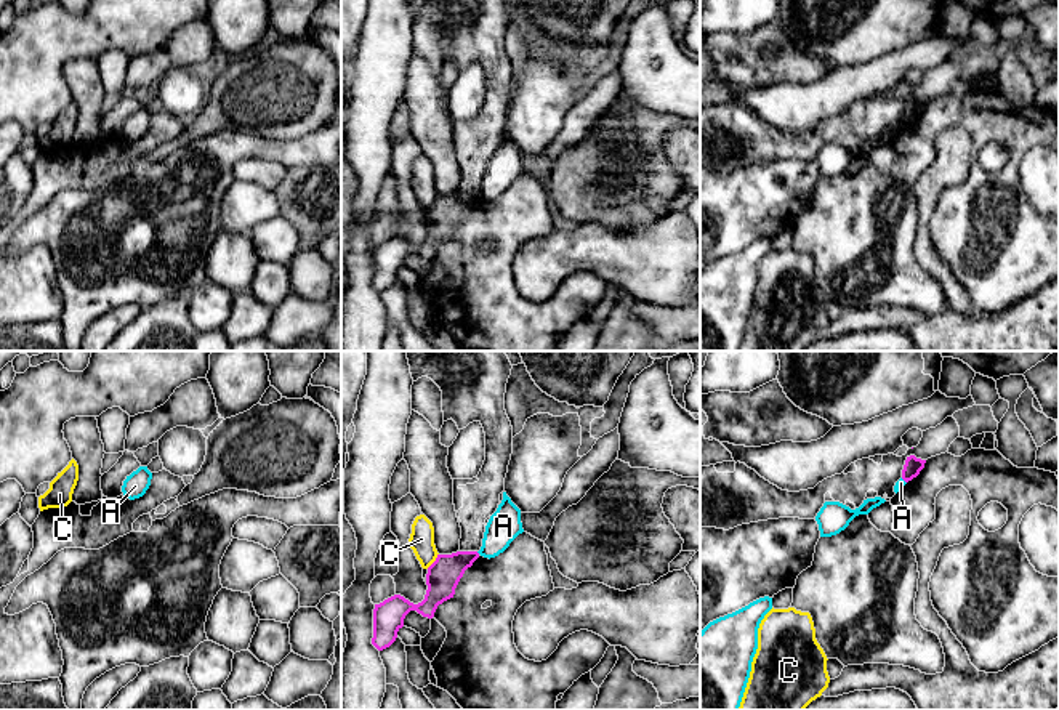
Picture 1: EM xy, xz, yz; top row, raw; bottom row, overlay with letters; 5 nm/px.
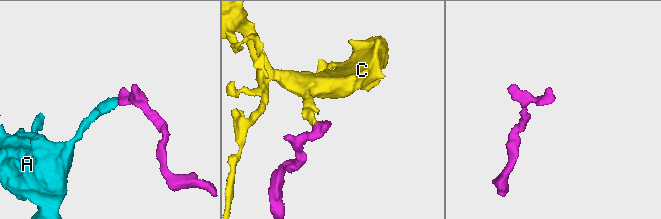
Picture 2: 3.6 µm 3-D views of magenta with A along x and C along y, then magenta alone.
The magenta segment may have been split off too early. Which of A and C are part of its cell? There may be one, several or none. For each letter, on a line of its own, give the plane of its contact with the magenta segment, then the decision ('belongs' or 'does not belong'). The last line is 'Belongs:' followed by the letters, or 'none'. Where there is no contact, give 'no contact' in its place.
A: yz | does not belong
C: xz | does not belong
Belongs: none

